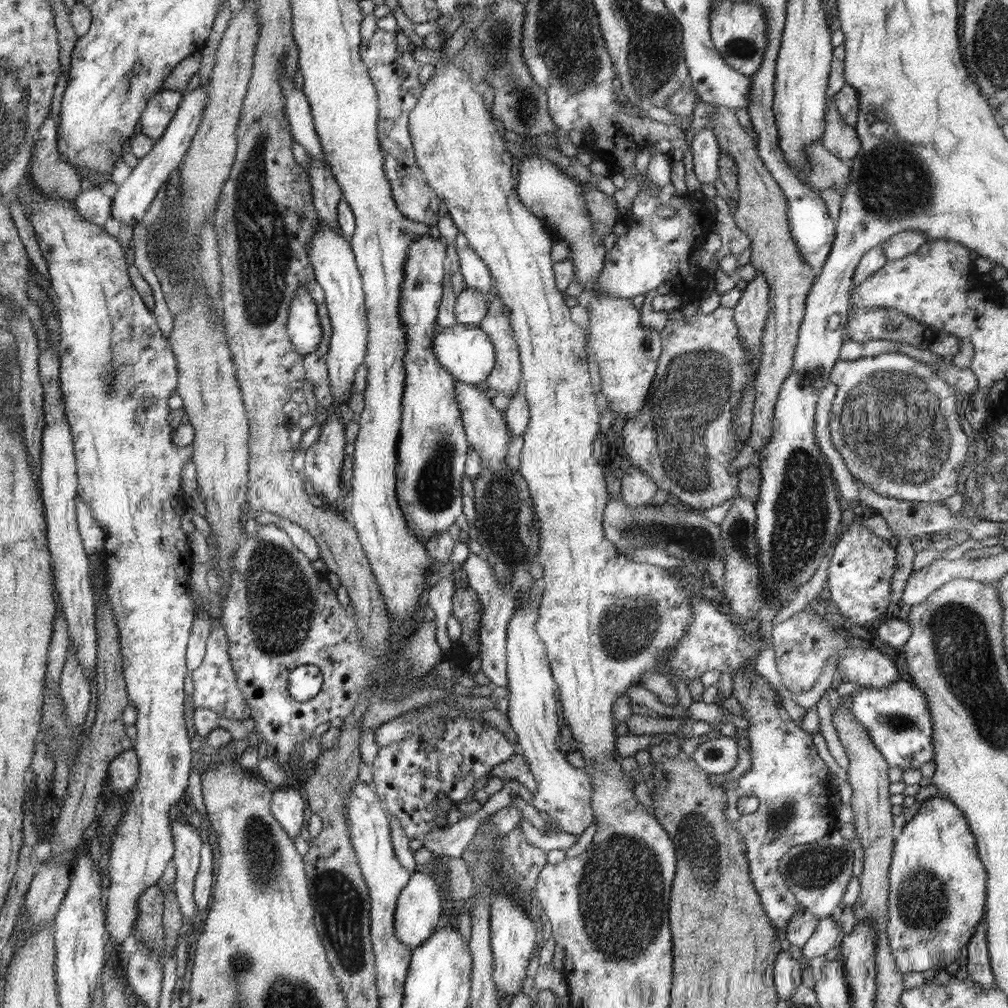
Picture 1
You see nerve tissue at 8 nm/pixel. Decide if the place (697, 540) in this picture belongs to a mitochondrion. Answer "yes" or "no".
yes

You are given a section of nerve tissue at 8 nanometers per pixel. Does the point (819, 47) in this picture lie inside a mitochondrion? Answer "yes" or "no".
no

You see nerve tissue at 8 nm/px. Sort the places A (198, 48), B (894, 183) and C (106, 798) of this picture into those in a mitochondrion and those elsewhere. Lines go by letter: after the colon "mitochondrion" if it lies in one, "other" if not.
A: other
B: mitochondrion
C: other

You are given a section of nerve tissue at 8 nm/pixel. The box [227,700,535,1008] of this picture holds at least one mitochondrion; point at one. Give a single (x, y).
(340, 904)

